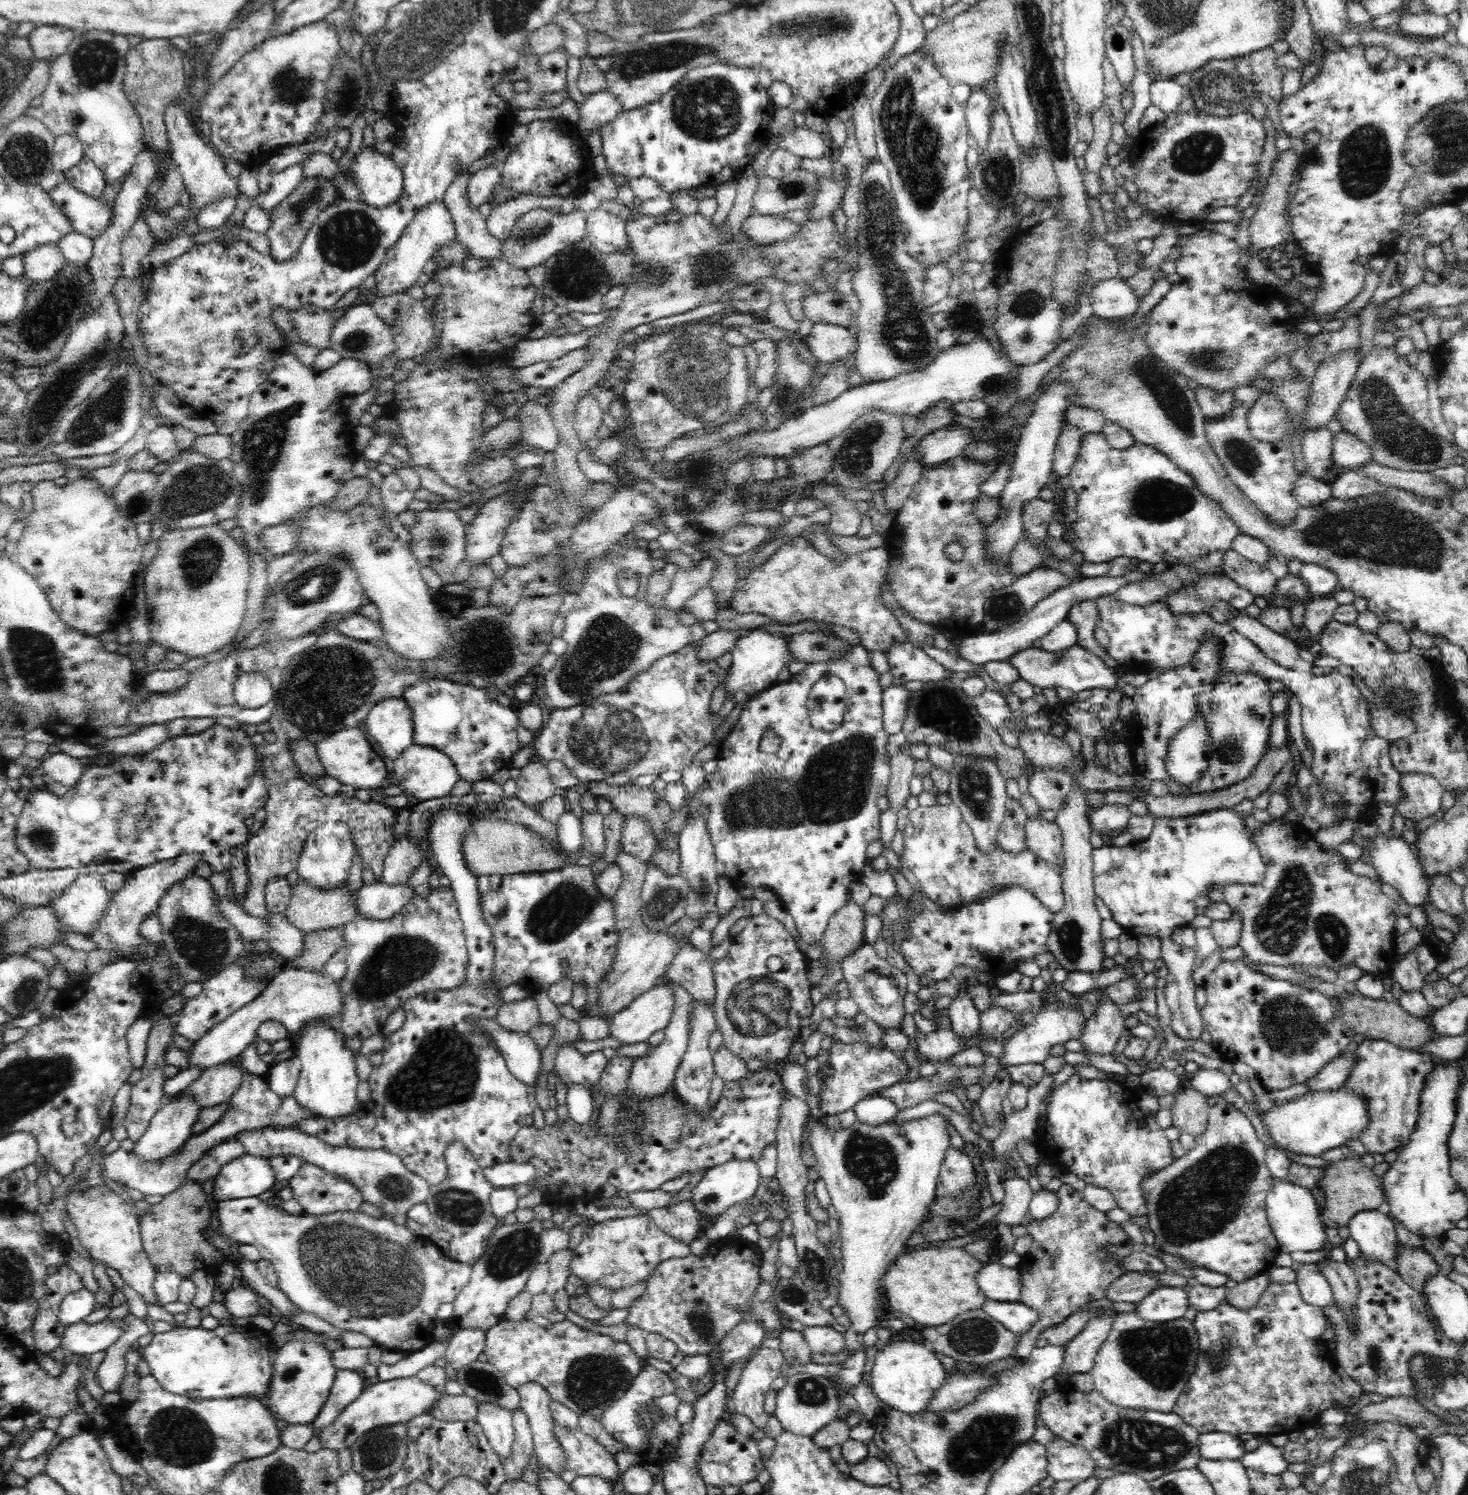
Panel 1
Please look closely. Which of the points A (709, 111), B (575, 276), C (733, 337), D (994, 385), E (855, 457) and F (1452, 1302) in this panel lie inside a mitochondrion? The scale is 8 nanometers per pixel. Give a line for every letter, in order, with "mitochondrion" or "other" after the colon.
A: mitochondrion
B: mitochondrion
C: mitochondrion
D: mitochondrion
E: mitochondrion
F: other

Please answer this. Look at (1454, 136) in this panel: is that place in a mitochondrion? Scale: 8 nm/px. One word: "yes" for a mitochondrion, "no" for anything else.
yes

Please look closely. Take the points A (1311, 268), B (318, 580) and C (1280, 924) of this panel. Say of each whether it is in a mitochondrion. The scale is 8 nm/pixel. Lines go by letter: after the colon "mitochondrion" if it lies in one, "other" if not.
A: other
B: mitochondrion
C: mitochondrion

